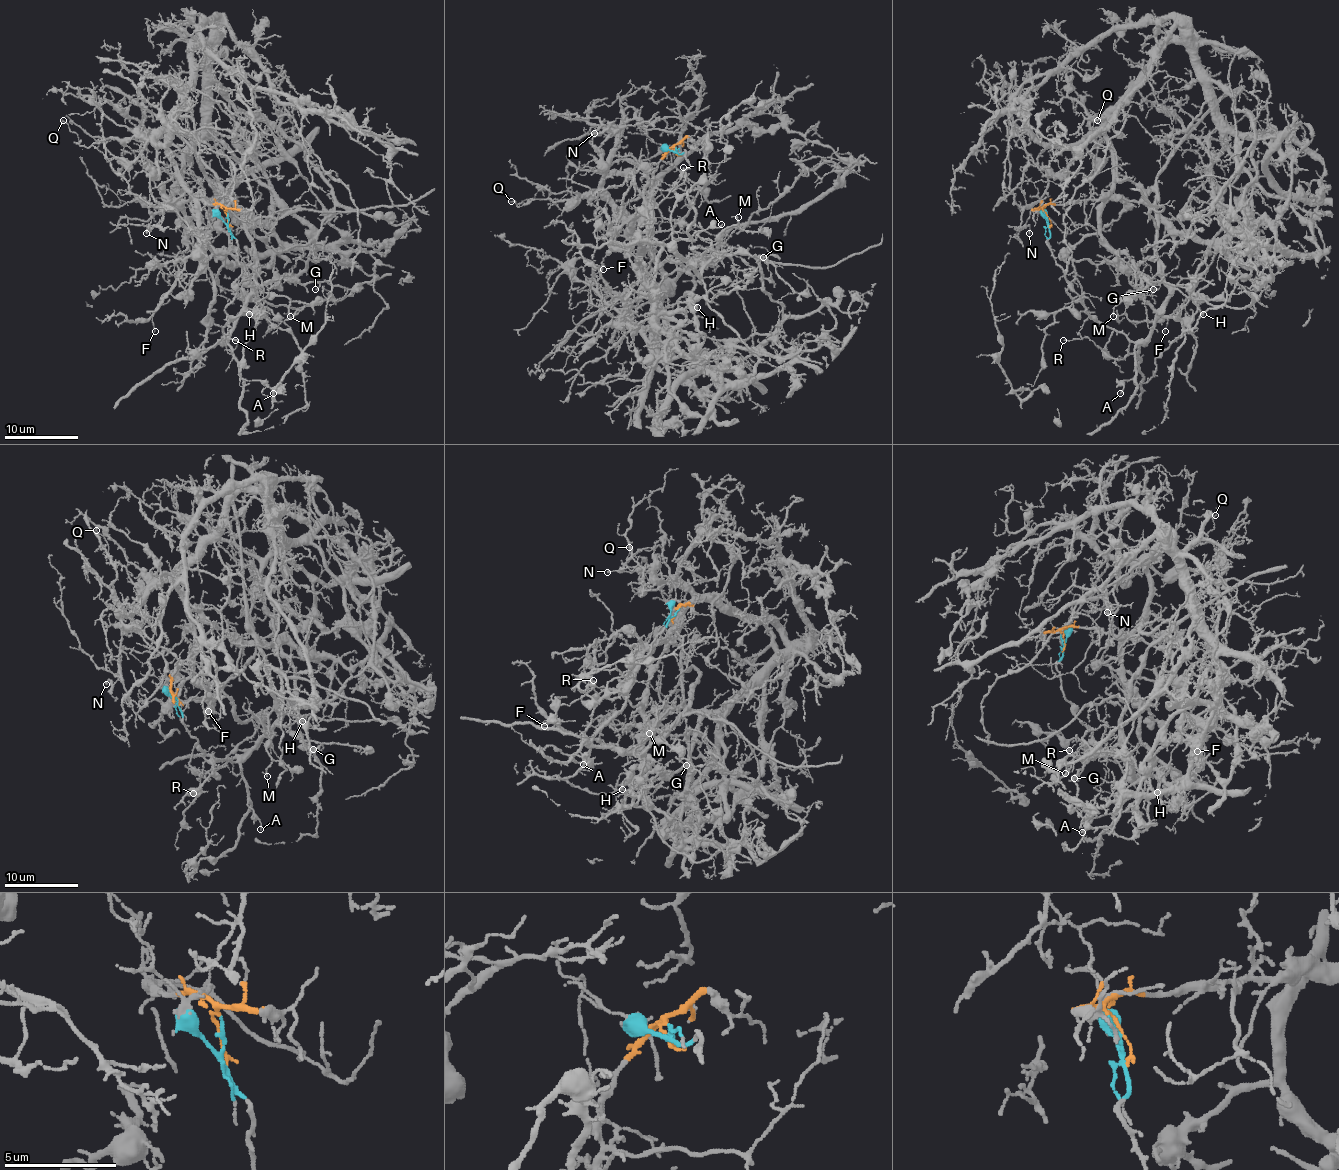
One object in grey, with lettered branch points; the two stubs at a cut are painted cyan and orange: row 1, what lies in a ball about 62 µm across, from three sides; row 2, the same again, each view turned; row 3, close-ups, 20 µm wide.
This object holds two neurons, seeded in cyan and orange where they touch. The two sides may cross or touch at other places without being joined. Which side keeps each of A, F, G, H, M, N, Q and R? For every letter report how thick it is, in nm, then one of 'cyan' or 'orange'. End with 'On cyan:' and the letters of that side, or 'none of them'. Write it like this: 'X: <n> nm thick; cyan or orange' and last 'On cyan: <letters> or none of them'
A: 110 nm thick; cyan
F: 80 nm thick; orange
G: 110 nm thick; cyan
H: 190 nm thick; orange
M: 170 nm thick; cyan
N: 130 nm thick; orange
Q: 90 nm thick; orange
R: 140 nm thick; cyan
On cyan: A, G, M, R

